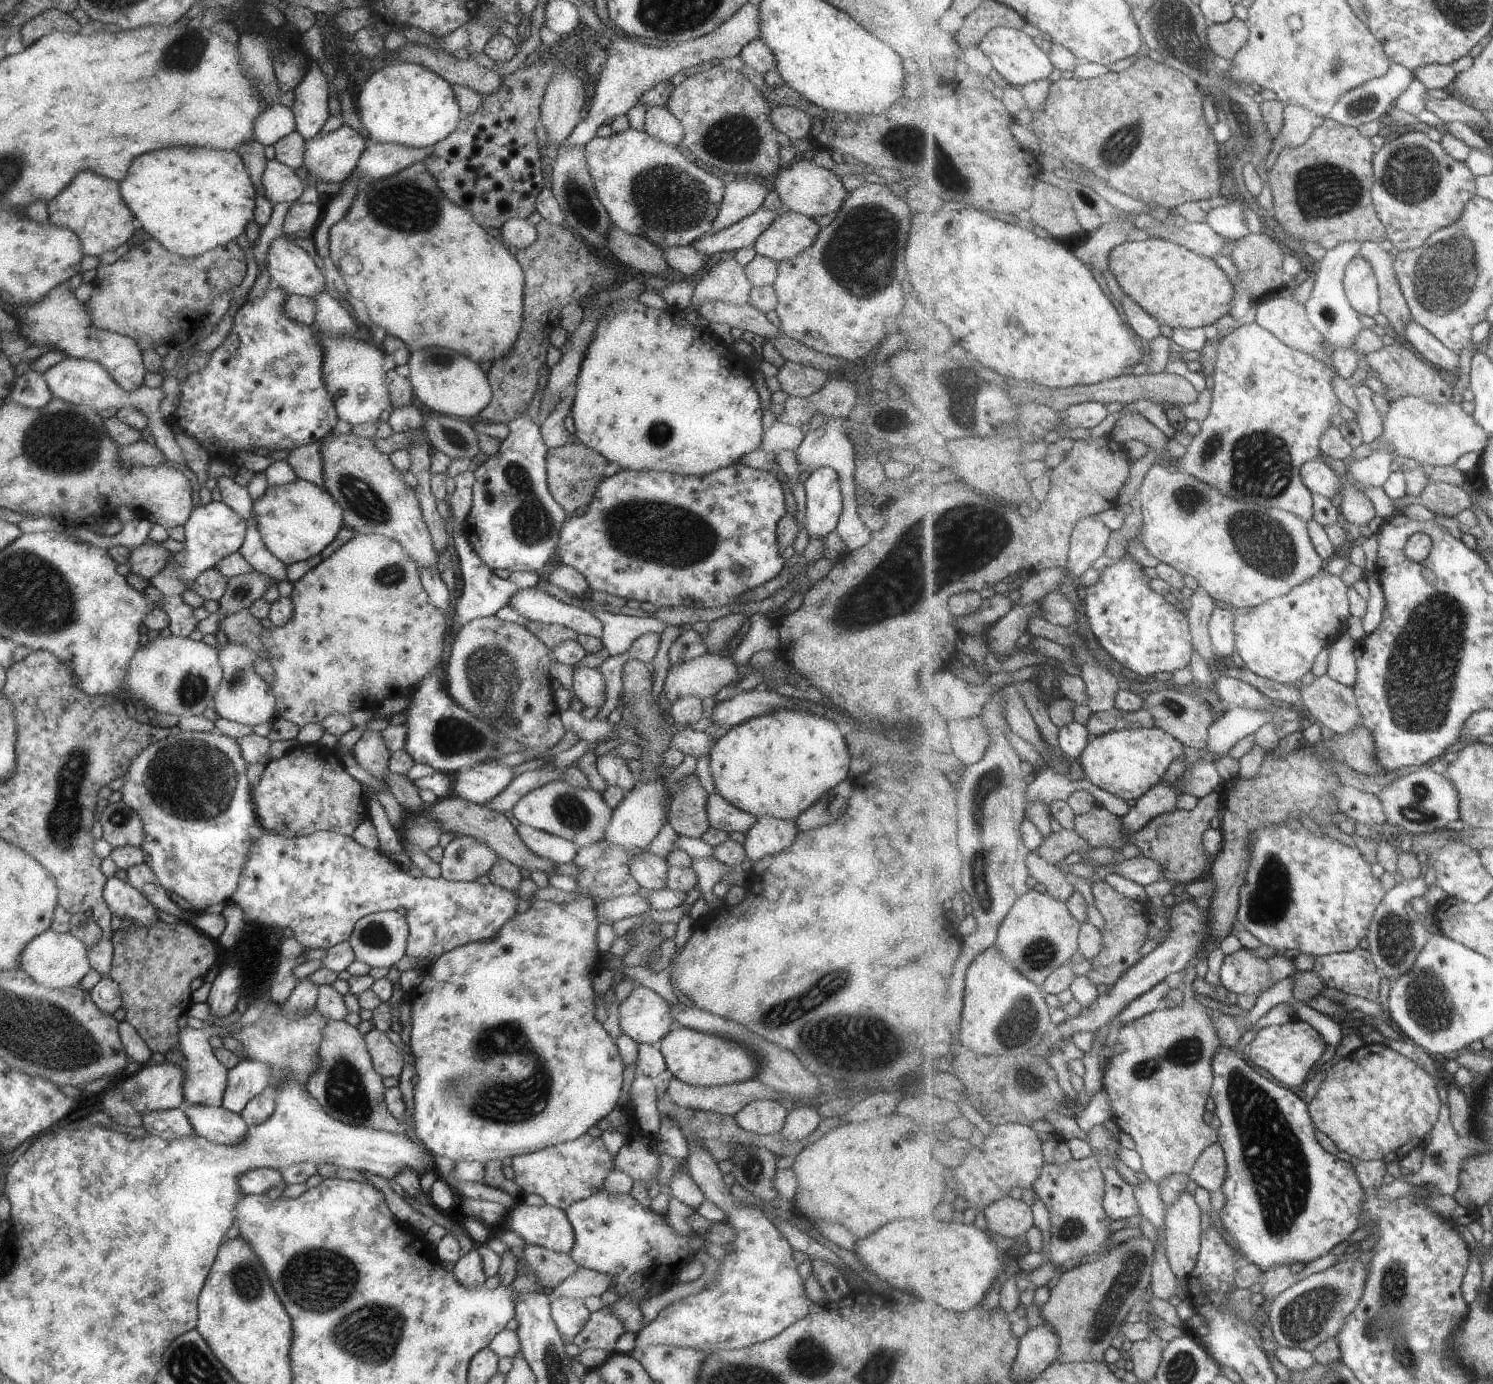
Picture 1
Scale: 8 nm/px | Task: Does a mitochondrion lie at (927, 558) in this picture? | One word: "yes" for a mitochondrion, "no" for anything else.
yes

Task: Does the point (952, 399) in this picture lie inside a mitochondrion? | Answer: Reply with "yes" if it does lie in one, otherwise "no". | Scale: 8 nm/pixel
yes

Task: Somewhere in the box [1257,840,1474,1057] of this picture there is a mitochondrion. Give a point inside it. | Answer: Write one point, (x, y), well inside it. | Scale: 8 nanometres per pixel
(1429, 1006)

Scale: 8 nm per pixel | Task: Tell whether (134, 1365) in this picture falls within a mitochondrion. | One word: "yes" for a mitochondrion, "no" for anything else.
no

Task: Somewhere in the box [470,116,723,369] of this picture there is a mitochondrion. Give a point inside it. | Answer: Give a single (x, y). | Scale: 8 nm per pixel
(662, 203)

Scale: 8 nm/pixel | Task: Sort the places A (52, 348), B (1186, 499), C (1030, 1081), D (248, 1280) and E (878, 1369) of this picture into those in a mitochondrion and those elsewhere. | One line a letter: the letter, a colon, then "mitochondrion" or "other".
A: other
B: mitochondrion
C: mitochondrion
D: mitochondrion
E: mitochondrion

